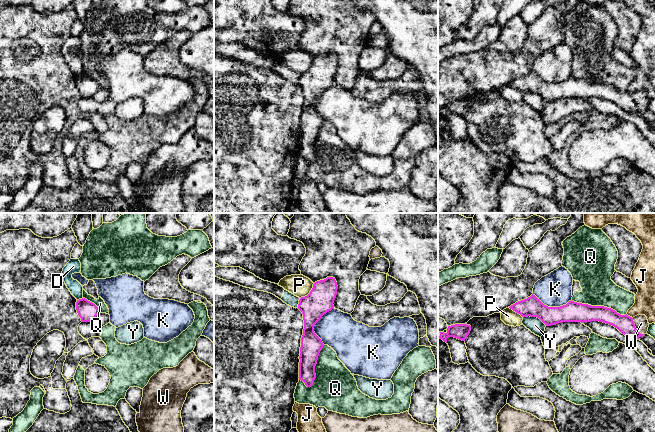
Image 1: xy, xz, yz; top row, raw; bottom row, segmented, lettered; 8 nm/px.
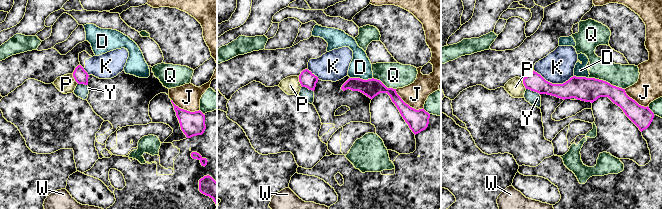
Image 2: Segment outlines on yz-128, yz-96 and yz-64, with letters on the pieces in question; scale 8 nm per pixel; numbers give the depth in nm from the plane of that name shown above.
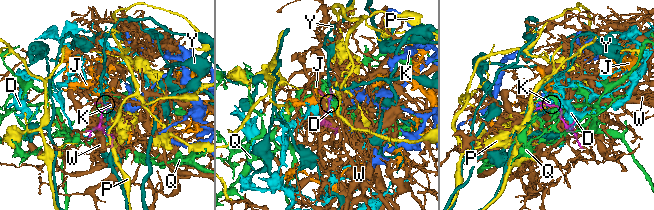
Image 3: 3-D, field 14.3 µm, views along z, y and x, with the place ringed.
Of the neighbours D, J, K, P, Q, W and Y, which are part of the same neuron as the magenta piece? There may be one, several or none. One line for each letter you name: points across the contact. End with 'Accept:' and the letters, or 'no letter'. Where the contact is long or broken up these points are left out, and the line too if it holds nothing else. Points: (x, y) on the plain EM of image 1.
W: runs through yz (624, 99), (630, 103), (635, 103), (641, 99)
Accept: W

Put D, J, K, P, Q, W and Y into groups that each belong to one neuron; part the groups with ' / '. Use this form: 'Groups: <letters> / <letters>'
Groups: D / J / K / P / Q / W / Y

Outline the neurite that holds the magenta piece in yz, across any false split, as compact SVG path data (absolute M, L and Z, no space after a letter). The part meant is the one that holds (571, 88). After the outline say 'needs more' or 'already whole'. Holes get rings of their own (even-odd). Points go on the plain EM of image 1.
M533 70L527 75L516 78L509 84L522 93L537 93L546 102L562 98L603 98L614 102L625 112L636 116L647 110L649 103L645 91L637 91L632 94L627 90L620 91L611 84L591 82L572 76L560 83L548 83Z; needs more

